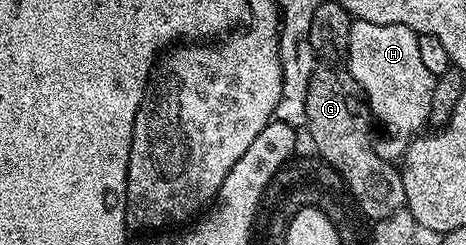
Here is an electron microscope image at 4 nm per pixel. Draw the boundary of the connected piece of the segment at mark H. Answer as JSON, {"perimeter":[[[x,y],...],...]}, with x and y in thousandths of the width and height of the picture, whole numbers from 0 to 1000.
{"perimeter":[[[760,82],[751,106],[740,257],[751,261],[749,322],[777,355],[785,416],[805,494],[820,502],[828,559],[809,576],[815,645],[852,657],[869,624],[888,559],[916,518],[927,449],[927,367],[936,314],[918,302],[901,237],[897,135],[876,106],[835,98],[815,106],[807,90]]]}

